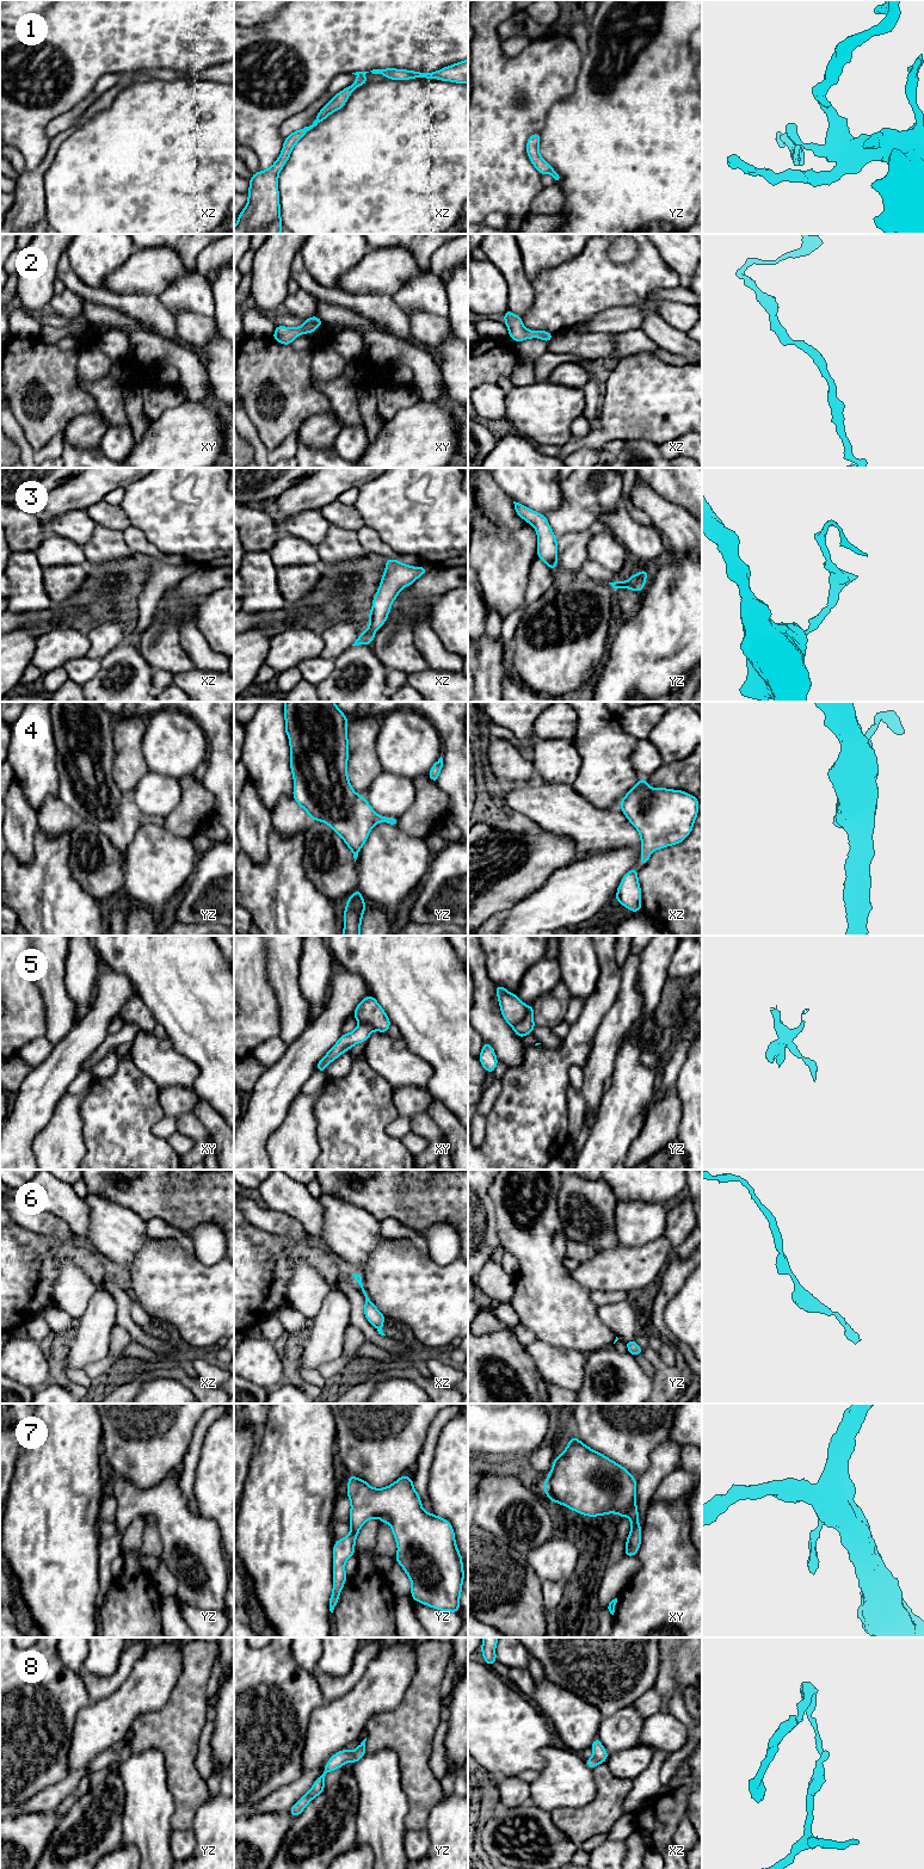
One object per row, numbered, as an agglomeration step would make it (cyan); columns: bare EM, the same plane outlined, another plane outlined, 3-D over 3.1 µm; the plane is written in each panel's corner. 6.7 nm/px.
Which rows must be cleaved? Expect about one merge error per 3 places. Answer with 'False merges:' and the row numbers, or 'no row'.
False merges: 5

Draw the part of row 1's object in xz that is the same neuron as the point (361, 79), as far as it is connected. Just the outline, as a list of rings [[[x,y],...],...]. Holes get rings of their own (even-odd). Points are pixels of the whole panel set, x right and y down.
[[[369,72],[352,73],[358,78],[349,87],[337,93],[318,113],[312,125],[291,132],[283,143],[283,149],[276,162],[265,171],[255,172],[250,179],[248,201],[238,215],[234,234],[281,234],[281,205],[278,175],[290,158],[295,144],[314,127],[326,119],[332,112],[340,110],[356,87],[370,82],[364,75]]]

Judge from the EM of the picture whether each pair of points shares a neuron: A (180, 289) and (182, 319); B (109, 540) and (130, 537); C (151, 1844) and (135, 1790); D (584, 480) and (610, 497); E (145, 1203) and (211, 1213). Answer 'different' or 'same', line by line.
A: different
B: different
C: same
D: same
E: same

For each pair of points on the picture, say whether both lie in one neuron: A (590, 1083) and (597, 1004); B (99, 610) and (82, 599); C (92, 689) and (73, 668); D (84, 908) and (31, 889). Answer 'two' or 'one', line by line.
A: two
B: one
C: two
D: one

